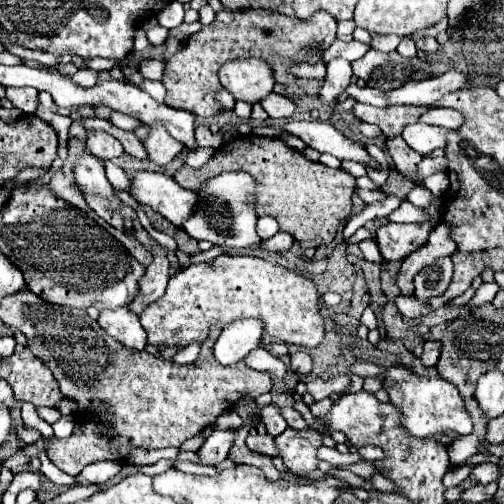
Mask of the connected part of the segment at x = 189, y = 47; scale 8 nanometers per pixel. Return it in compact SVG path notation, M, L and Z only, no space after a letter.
M246 9L246 11L218 11L216 19L202 27L198 33L190 35L186 45L166 61L164 87L168 91L166 105L174 109L184 109L200 117L214 117L224 111L216 103L218 69L222 63L232 59L262 59L270 65L276 83L294 83L298 77L290 75L290 63L318 63L318 55L326 51L336 39L336 21L326 11L314 13L310 19L292 19L278 13L268 13L266 9Z

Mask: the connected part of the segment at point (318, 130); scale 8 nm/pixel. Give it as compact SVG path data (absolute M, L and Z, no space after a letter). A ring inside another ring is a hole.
M290 121L284 125L284 129L296 137L300 137L308 147L320 151L320 153L330 153L338 157L340 161L358 161L364 167L372 169L382 169L380 165L374 163L374 159L368 155L366 147L360 143L354 143L346 135L342 135L334 125L330 123L320 123L320 121Z

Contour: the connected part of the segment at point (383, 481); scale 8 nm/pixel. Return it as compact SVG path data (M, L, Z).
M378 471L371 477L370 482L375 489L384 493L394 493L397 490L395 484Z

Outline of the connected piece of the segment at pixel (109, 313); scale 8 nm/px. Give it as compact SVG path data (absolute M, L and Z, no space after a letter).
M128 309L100 311L98 325L102 325L102 329L110 337L114 337L116 341L120 341L122 345L126 345L130 349L142 351L146 347L146 331L140 325L140 317Z

